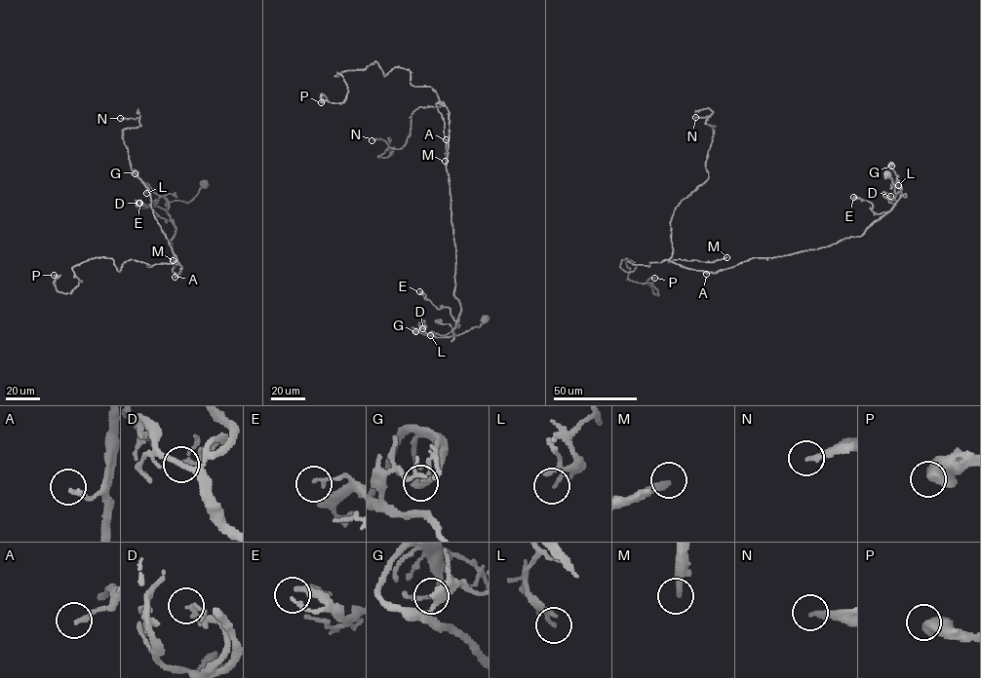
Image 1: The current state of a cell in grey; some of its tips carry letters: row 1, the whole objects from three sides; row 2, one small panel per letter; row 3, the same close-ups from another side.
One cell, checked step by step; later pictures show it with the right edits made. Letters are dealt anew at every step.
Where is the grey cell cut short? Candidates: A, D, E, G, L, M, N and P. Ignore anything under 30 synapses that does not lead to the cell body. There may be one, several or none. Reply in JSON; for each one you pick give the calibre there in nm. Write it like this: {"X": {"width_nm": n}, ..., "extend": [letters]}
{"N": {"width_nm": 240}, "extend": ["N"]}

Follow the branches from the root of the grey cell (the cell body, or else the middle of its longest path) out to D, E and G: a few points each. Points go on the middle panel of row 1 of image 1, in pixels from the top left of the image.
D: (486, 320), (480, 326), (455, 335), (451, 341), (453, 336), (427, 333), (425, 326), (422, 328)
E: (486, 320), (480, 326), (455, 335), (451, 341), (456, 321), (450, 309), (438, 309), (419, 291)
G: (486, 320), (451, 341), (453, 336), (436, 337), (415, 331)

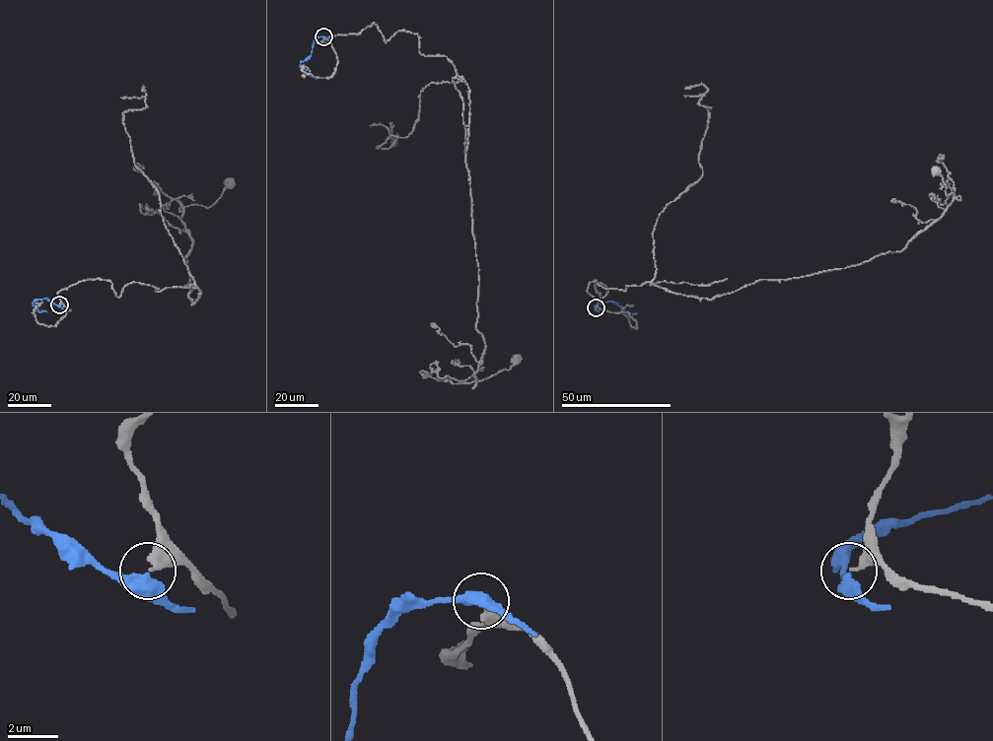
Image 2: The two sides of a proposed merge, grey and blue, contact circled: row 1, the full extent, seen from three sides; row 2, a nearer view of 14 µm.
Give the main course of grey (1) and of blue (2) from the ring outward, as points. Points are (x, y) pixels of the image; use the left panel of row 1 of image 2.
1: (59, 304), (89, 279), (119, 297), (132, 282), (194, 285), (192, 303), (179, 209), (230, 184)
2: (59, 304), (45, 298), (34, 302), (38, 310), (46, 311)

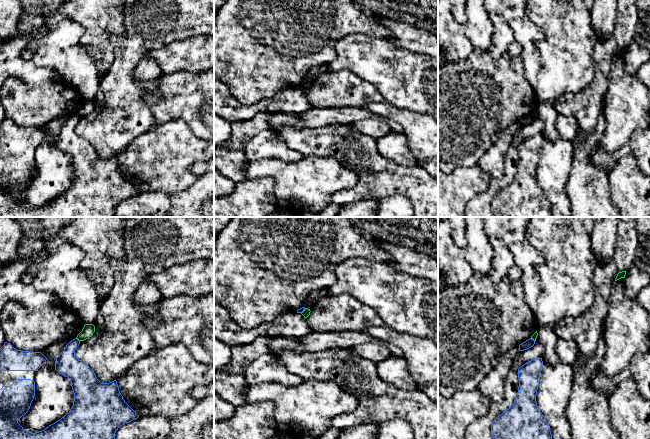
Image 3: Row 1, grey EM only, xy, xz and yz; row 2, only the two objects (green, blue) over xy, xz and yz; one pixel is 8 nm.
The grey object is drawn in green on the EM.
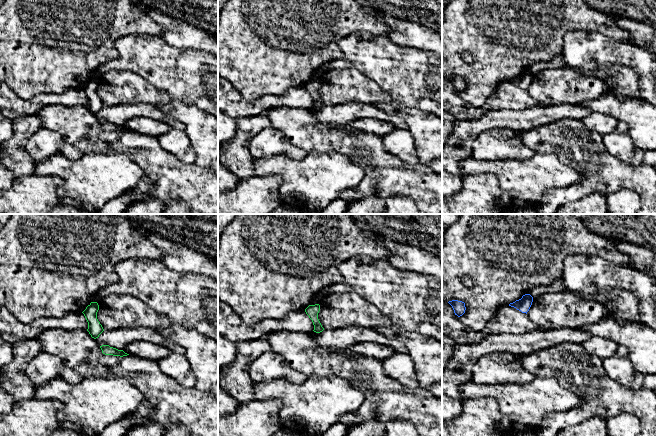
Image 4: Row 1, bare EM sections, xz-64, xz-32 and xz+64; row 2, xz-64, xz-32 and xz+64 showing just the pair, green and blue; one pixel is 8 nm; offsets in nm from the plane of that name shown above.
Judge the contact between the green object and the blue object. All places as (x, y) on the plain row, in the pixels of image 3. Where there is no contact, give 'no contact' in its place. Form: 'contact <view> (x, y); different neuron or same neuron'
contact xy (77, 114); different neuron

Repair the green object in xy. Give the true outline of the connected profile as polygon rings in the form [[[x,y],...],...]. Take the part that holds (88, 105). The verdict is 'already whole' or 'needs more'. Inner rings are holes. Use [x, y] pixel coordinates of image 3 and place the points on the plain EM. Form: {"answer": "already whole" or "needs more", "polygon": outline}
{"answer": "already whole", "polygon": [[[85,100],[82,107],[77,111],[79,117],[84,117],[91,113],[95,108],[95,102],[93,100]]]}

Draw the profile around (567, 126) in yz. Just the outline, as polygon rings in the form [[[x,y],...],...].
[[[558,114],[555,126],[564,140],[573,142],[578,136],[578,122],[571,115]]]

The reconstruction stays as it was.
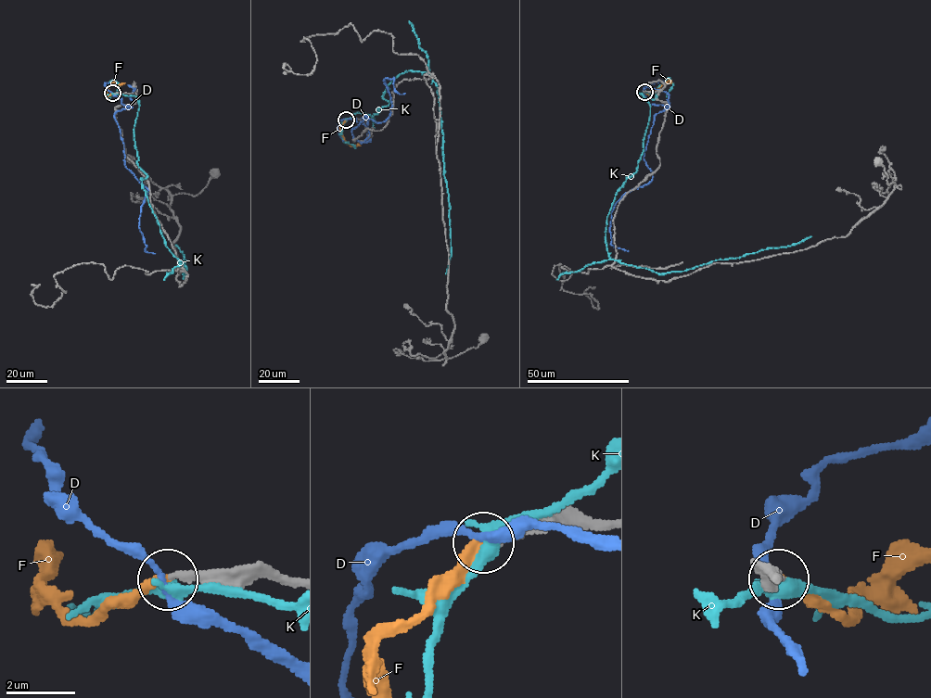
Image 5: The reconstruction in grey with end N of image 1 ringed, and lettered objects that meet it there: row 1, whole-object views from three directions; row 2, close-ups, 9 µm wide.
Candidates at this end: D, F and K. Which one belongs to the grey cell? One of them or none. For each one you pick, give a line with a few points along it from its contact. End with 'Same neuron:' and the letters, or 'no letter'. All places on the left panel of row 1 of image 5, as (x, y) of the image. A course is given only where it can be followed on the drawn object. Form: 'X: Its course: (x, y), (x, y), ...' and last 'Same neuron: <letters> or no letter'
F: Its course: (112, 93), (105, 94), (113, 82), (124, 82)
Same neuron: F

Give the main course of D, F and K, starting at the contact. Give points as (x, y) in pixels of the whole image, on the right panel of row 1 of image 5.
D: (644, 92), (648, 102), (669, 107), (656, 114), (646, 144), (653, 177), (611, 212), (611, 244), (627, 251)
F: (644, 92), (648, 95), (671, 81)
K: (644, 92), (639, 94), (650, 114), (643, 154), (607, 217), (611, 259), (666, 273), (790, 247), (811, 236)

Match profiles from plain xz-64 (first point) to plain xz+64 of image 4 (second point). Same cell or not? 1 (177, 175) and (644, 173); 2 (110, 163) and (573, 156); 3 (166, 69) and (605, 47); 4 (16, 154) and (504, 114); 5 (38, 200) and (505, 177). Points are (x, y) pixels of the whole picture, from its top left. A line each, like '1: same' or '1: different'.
1: same
2: different
3: same
4: same
5: different

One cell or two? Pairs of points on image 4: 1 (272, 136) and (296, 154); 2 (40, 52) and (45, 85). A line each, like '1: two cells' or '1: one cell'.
1: one cell
2: one cell

